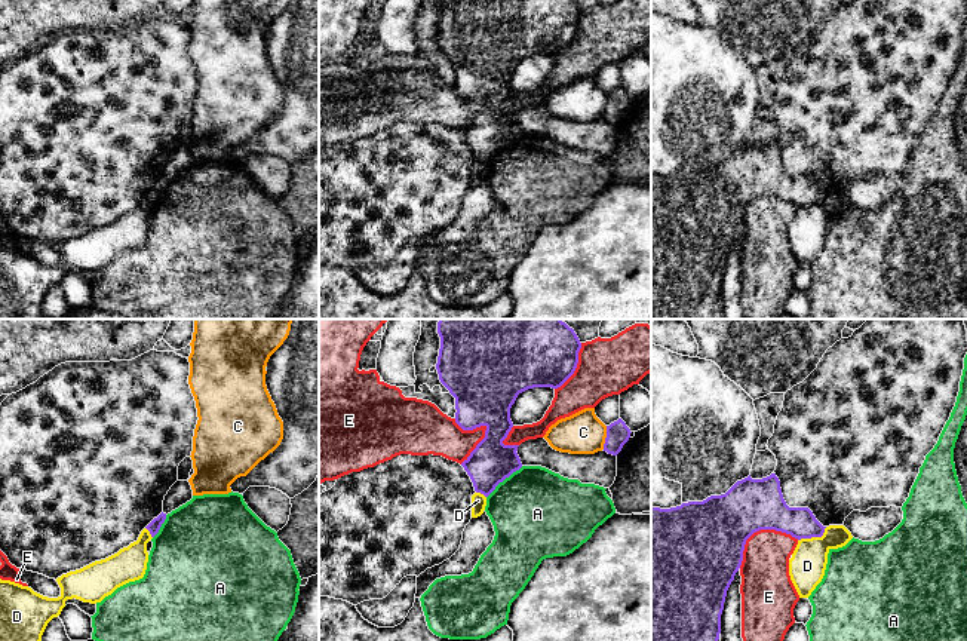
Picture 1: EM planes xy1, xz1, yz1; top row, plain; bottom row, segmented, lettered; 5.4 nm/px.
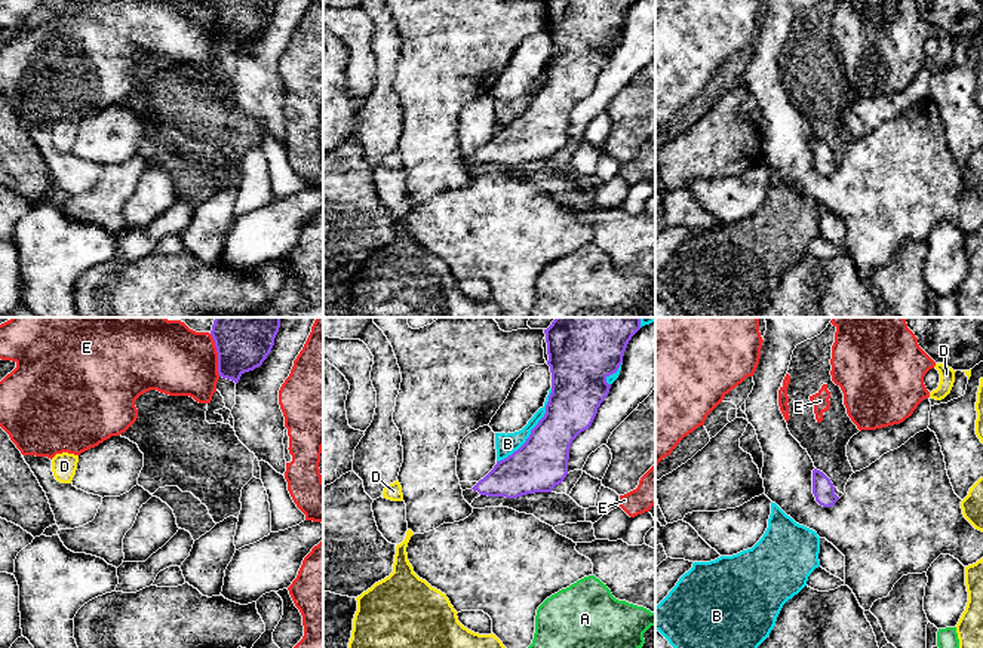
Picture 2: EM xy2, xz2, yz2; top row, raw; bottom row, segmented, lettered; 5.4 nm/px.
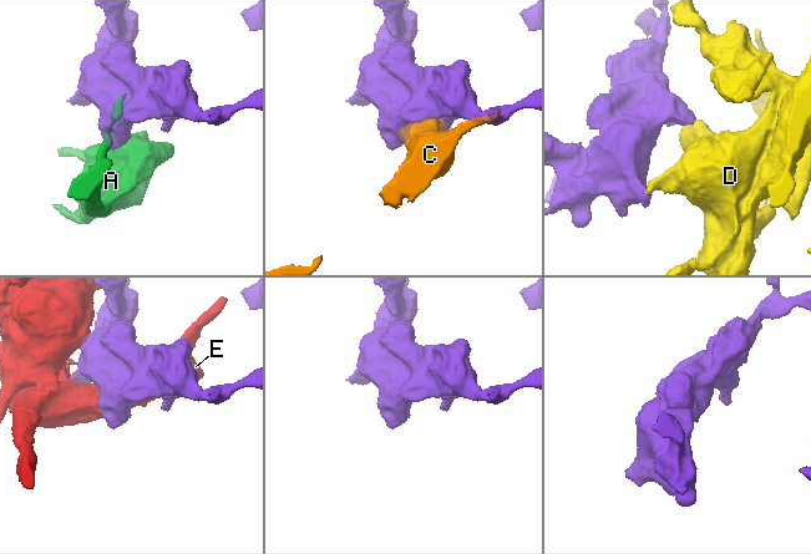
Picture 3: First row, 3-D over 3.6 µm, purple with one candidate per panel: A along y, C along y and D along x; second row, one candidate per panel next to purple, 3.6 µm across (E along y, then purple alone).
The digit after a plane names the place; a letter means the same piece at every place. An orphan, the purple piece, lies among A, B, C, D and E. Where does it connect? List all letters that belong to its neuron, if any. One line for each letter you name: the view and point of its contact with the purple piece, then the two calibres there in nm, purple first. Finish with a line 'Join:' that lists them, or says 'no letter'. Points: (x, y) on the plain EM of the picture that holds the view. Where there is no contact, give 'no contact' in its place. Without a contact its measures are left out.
Join: no letter

